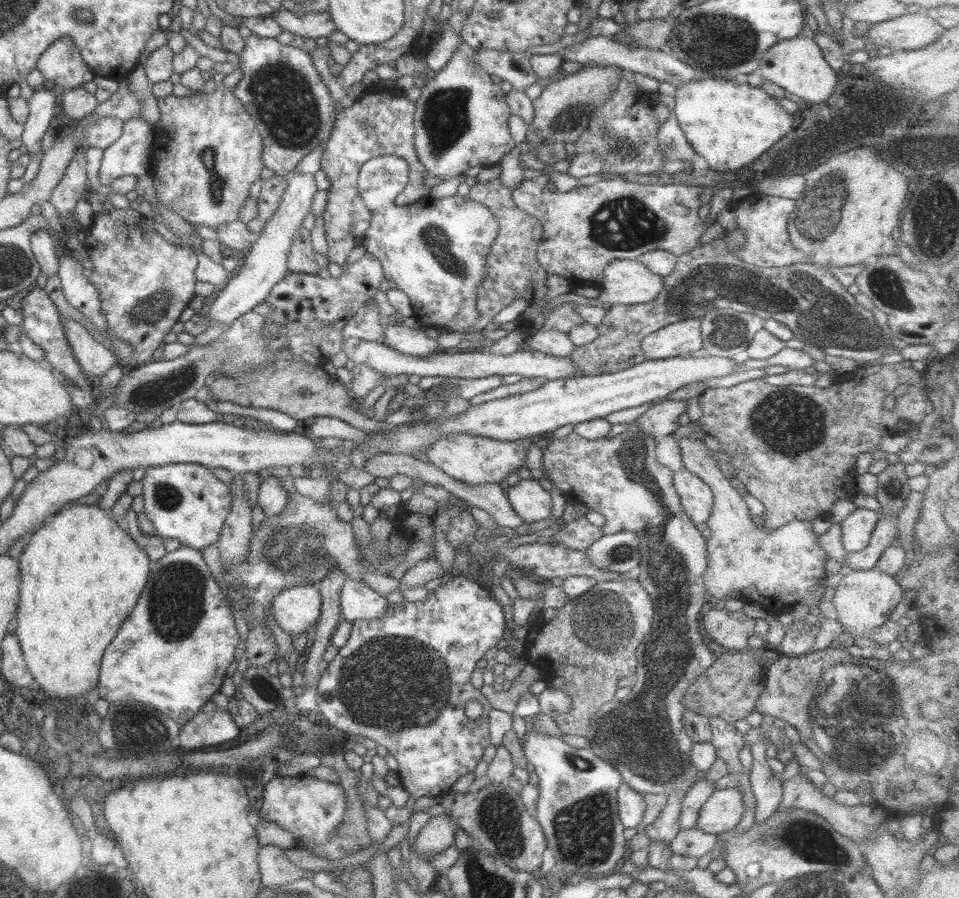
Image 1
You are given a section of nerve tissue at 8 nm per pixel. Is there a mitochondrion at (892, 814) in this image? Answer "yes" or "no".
no

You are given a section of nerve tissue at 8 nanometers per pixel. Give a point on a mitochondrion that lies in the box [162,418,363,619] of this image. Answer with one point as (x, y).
(298, 549)

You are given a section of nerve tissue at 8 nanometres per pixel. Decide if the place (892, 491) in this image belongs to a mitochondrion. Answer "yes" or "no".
no

